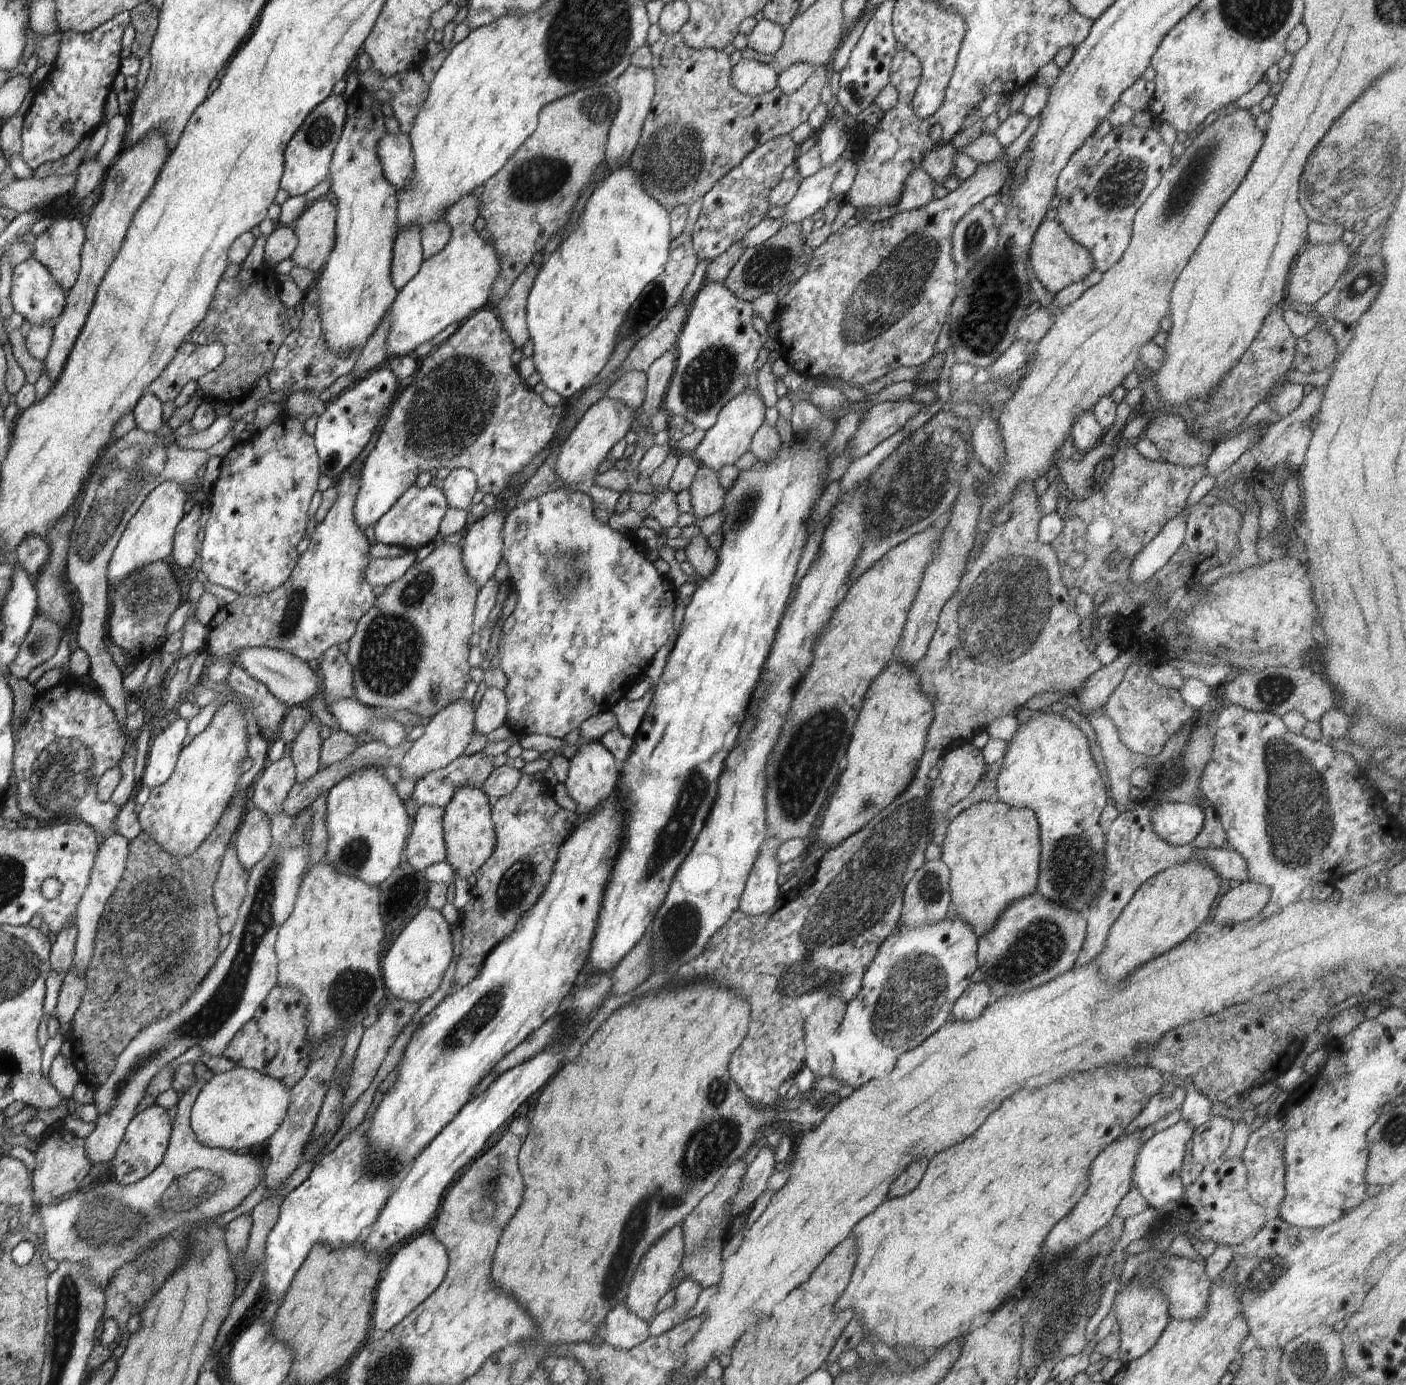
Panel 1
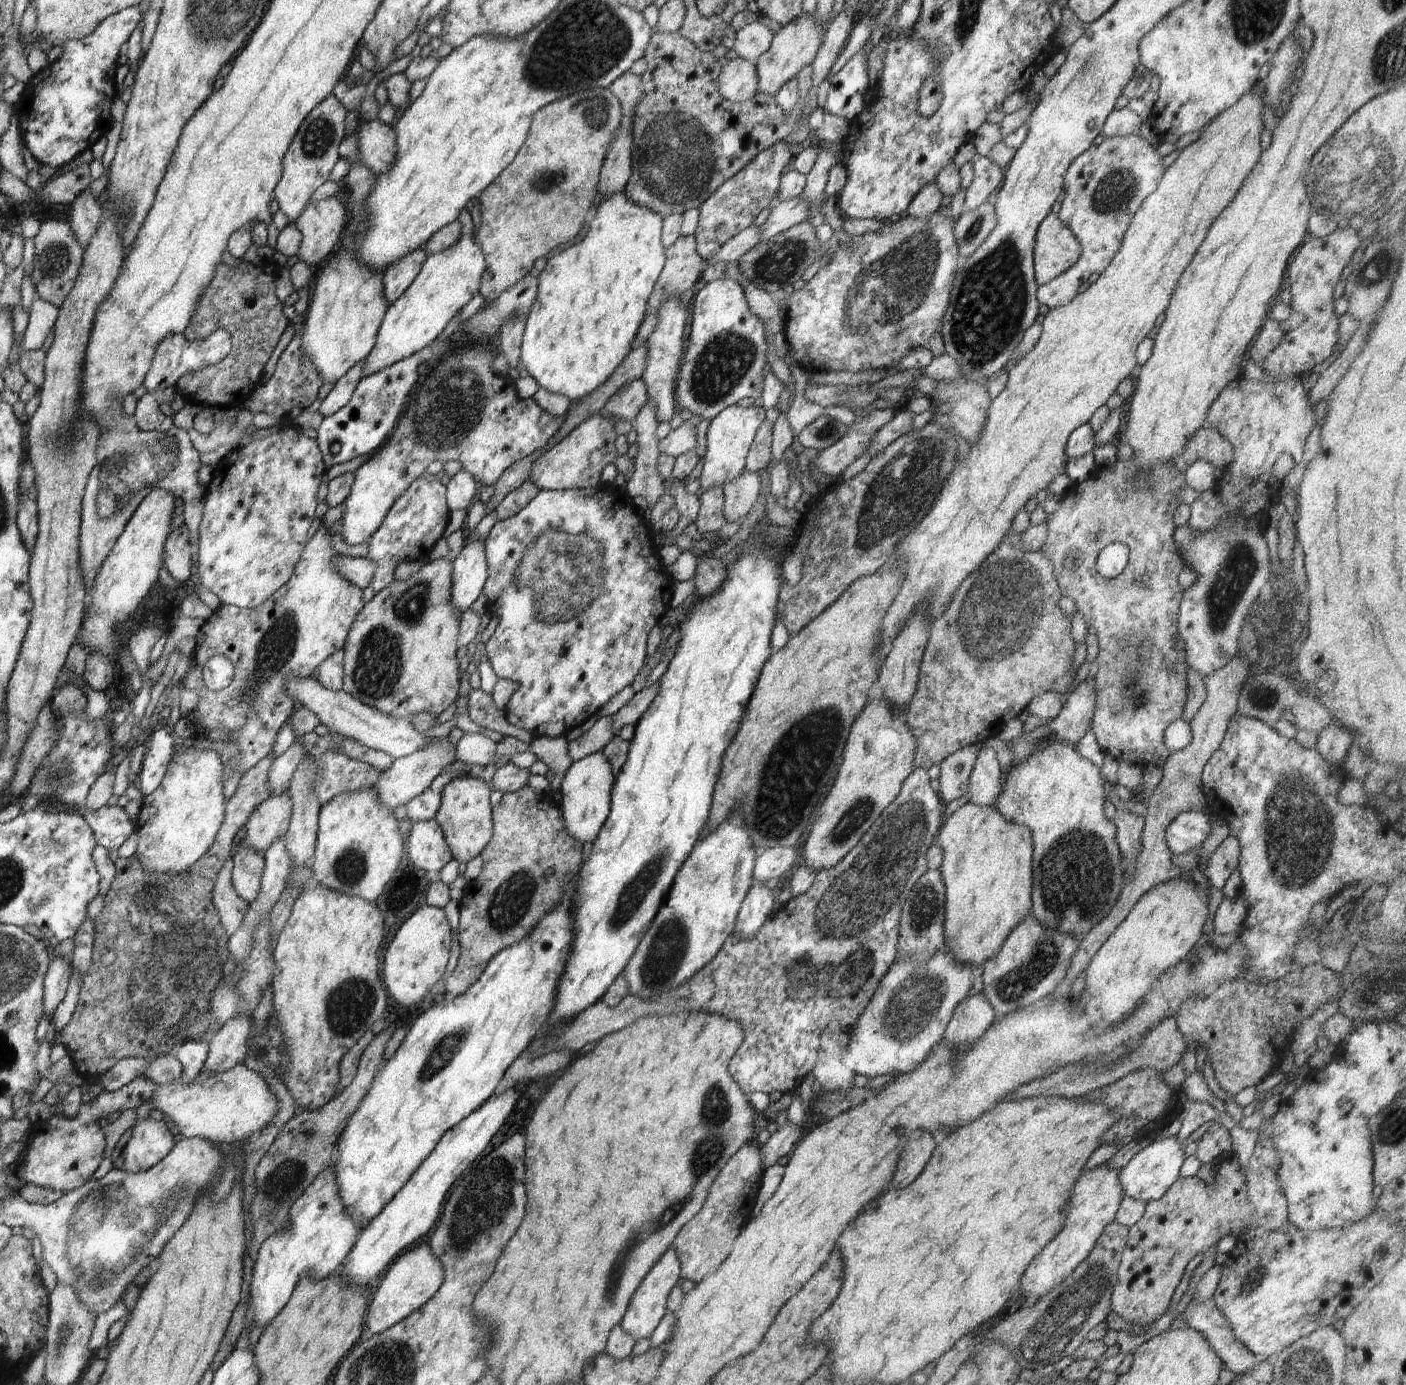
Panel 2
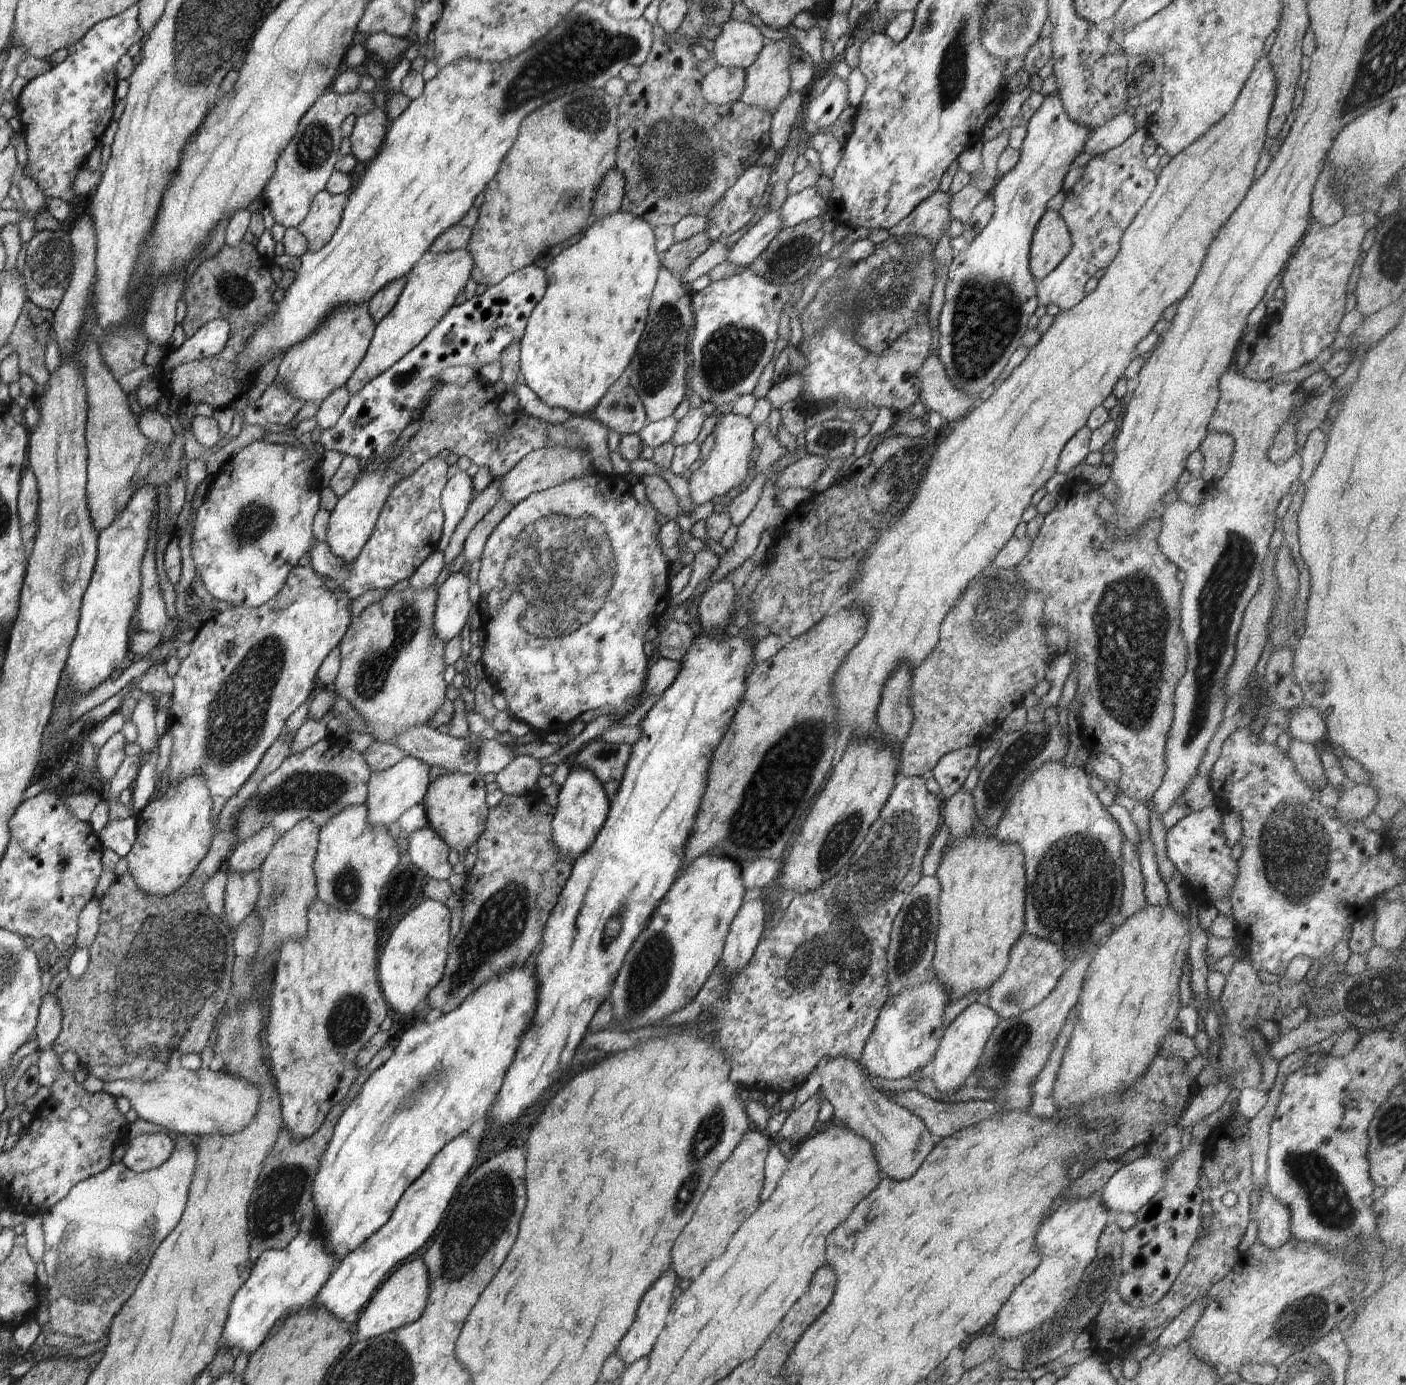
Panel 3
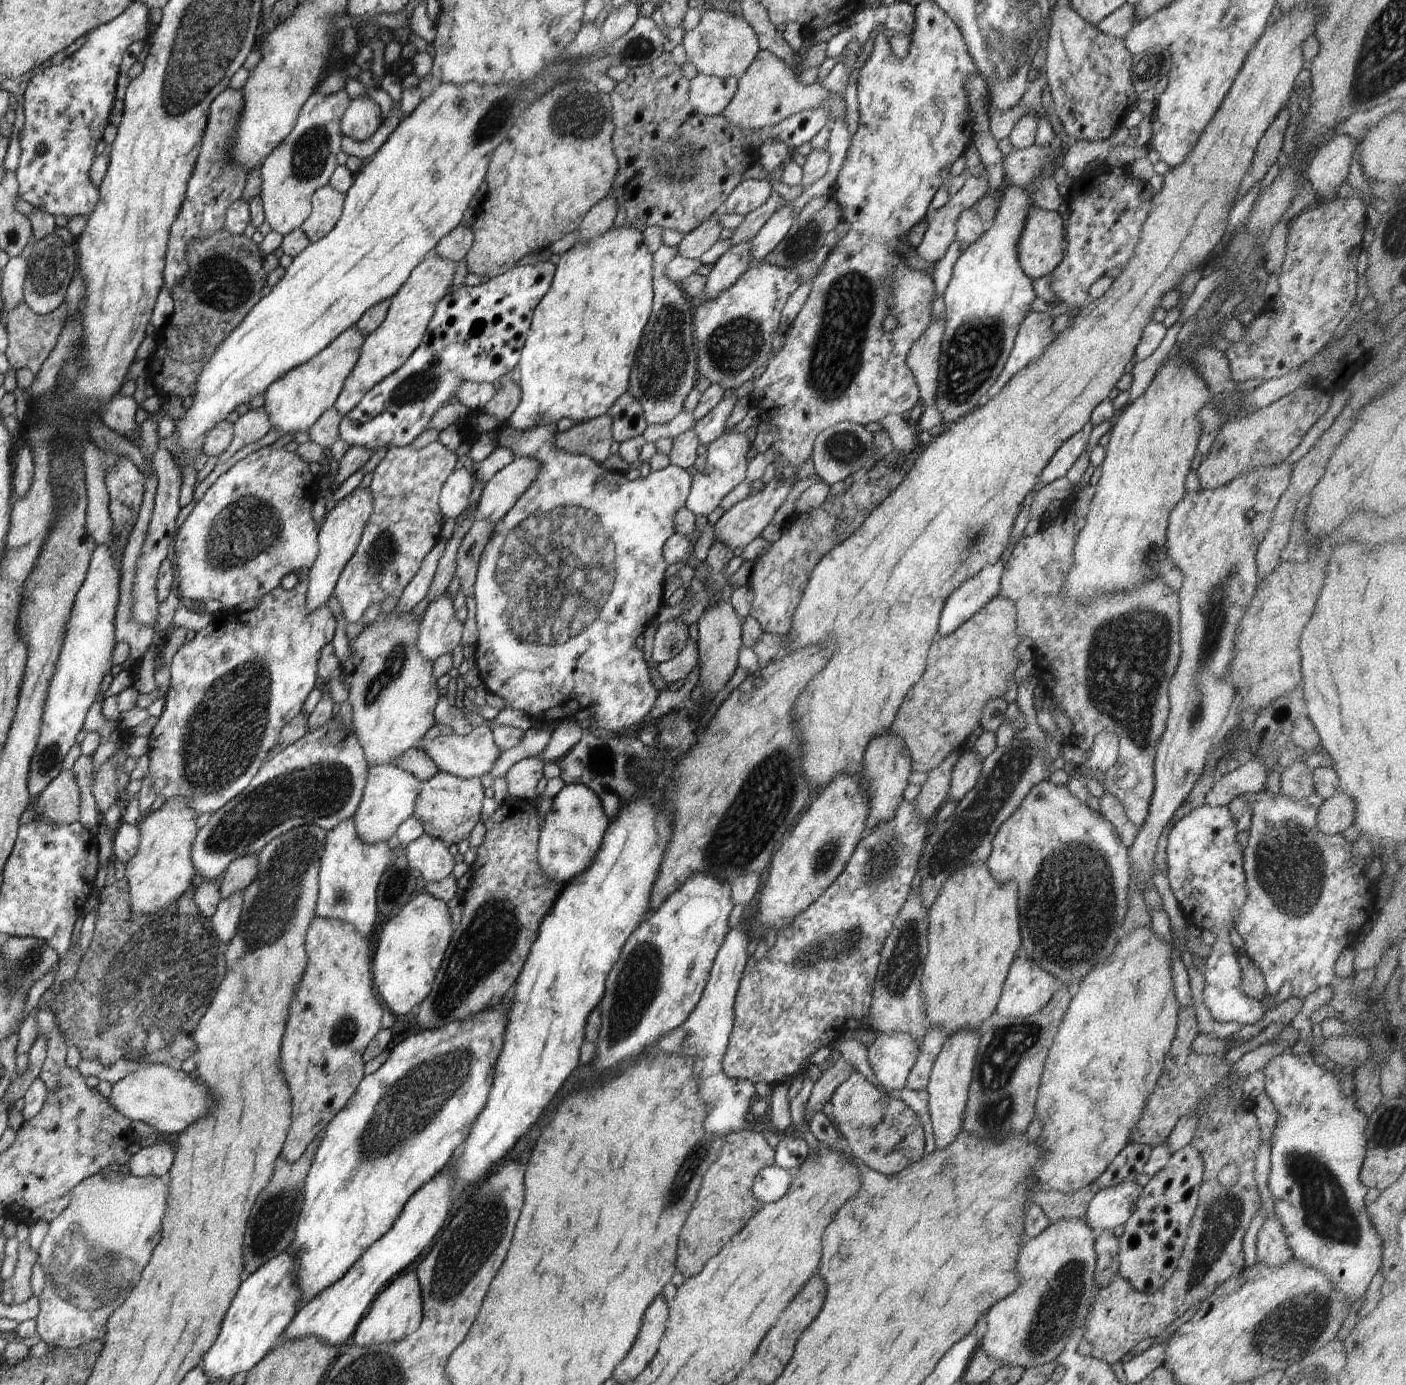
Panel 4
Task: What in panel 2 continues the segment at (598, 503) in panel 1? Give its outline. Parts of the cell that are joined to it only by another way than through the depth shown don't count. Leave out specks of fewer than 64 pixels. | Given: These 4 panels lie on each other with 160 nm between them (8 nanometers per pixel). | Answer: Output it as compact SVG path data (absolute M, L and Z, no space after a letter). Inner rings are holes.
M600 412L581 422L566 438L545 452L531 469L531 478L540 489L591 489L602 483L606 466L612 465L618 456L615 447L616 420L610 414Z

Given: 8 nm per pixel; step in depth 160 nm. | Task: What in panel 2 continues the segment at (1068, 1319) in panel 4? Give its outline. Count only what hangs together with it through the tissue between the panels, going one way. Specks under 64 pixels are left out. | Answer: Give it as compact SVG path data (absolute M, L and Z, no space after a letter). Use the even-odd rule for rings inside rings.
M1102 1164L1081 1174L1073 1186L1071 1197L1069 1198L1067 1217L1065 1218L1062 1230L1033 1258L1033 1261L1027 1266L1019 1282L1019 1287L1022 1289L1023 1294L1026 1295L1025 1303L1031 1303L1034 1299L1043 1297L1053 1289L1053 1286L1060 1284L1064 1279L1068 1278L1074 1272L1074 1269L1090 1254L1107 1224L1115 1221L1117 1210L1125 1195L1119 1183L1119 1172L1112 1165Z

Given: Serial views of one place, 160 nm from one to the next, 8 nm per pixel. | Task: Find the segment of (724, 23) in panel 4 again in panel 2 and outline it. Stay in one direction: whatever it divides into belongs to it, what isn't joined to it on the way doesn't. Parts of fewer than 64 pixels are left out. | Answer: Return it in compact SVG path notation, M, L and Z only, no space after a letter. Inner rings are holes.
M754 21L737 32L732 49L743 59L754 63L771 47L774 35L775 33L767 25Z

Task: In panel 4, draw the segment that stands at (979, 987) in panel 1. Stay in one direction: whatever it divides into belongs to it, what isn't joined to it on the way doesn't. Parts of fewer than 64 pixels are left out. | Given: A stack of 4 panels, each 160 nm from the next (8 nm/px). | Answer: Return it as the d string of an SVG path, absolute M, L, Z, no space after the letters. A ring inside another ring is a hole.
M960 1029L949 1034L934 1061L925 1089L929 1096L929 1113L938 1149L948 1146L955 1139L955 1136L962 1131L969 1086L974 1074L974 1064L978 1058L981 1032L982 1030Z

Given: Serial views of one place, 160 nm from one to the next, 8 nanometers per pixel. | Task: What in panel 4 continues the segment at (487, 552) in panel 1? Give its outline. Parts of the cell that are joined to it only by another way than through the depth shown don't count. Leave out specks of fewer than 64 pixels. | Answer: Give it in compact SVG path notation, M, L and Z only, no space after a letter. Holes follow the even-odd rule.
M447 593L435 598L422 615L417 649L434 662L461 642L462 622L456 617L454 599Z

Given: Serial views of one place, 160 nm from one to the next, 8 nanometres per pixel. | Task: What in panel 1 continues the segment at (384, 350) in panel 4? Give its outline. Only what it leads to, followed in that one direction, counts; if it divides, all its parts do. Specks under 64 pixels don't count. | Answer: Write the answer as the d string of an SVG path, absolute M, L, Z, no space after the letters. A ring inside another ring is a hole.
M472 193L465 194L441 214L451 235L438 254L422 261L418 274L401 288L391 310L391 329L387 338L388 358L411 355L420 344L432 340L450 324L461 324L489 301L492 287L500 274L496 249L474 229L481 202Z

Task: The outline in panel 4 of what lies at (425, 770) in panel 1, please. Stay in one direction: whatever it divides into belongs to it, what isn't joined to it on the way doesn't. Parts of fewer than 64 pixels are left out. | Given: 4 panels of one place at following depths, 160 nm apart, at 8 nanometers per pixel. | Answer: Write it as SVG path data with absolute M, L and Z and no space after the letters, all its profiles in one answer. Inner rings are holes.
M391 763L369 767L363 795L353 816L358 836L367 843L387 842L396 834L398 825L413 815L420 783L416 775Z

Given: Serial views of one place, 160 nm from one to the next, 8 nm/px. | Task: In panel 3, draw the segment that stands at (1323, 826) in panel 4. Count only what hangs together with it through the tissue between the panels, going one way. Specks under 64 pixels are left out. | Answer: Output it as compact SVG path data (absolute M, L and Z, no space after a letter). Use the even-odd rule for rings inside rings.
M1356 783L1349 790L1345 790L1334 810L1337 817L1343 821L1362 821L1373 813L1378 804L1378 795L1372 785Z

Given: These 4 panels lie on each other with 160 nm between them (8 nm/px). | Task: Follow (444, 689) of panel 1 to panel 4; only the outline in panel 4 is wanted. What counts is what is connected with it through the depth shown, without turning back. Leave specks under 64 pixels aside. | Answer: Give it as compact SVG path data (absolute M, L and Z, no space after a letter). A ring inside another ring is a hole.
M412 610L379 614L356 638L349 640L352 654L341 664L338 680L348 691L352 728L369 767L395 765L399 756L436 724L434 711L440 691L433 675L433 662L417 649L420 627L421 620Z

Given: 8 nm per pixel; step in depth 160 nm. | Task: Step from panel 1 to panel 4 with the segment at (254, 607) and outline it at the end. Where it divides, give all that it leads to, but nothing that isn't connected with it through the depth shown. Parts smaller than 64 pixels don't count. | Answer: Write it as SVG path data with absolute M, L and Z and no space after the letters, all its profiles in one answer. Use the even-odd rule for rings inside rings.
M300 577L298 584L291 590L286 590L280 586L265 594L258 606L252 610L232 614L218 612L206 627L197 632L192 640L186 641L176 652L170 664L171 684L165 696L165 707L149 735L149 770L145 777L152 778L157 795L164 796L166 801L178 795L186 797L189 805L196 811L197 816L200 816L206 814L206 812L215 813L220 810L220 807L223 807L237 794L240 794L250 784L252 778L256 776L261 764L265 762L268 751L278 742L281 730L302 711L302 706L304 706L308 694L314 690L314 686L316 686L314 682L319 676L317 664L321 650L327 644L331 644L335 635L336 619L328 605L319 606L313 611L307 609L307 588L308 581L306 577Z

